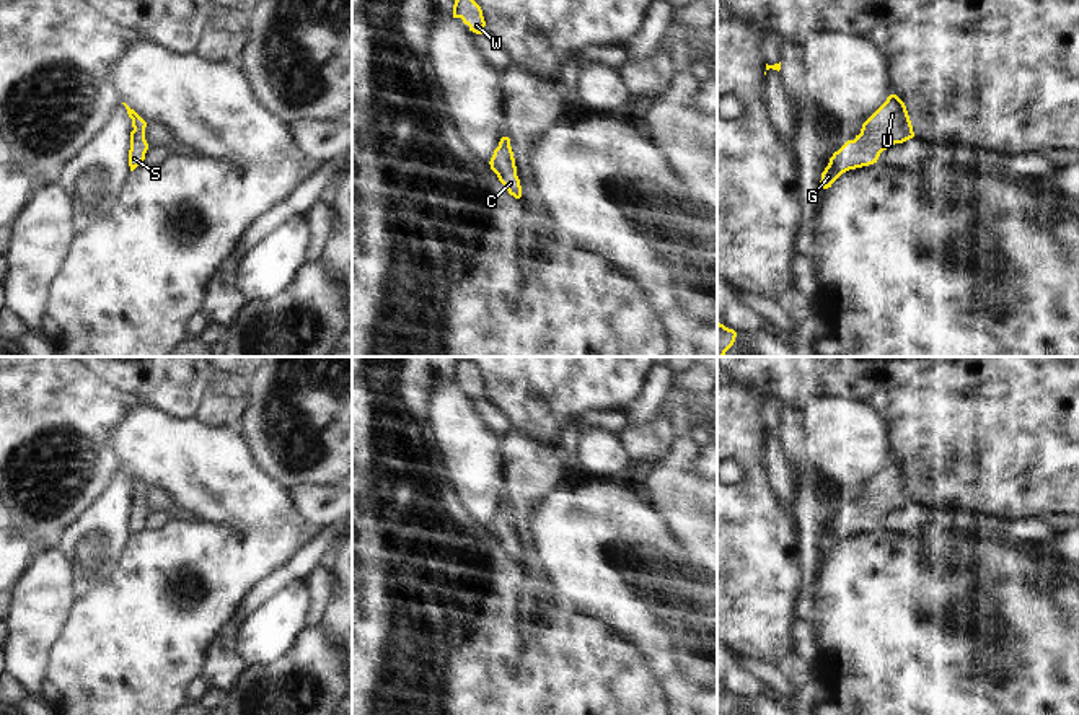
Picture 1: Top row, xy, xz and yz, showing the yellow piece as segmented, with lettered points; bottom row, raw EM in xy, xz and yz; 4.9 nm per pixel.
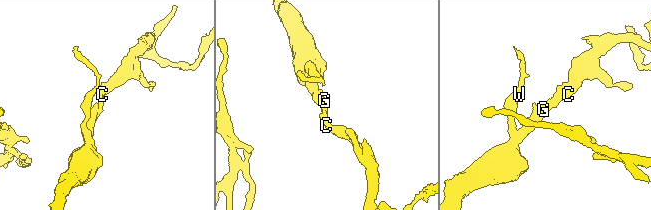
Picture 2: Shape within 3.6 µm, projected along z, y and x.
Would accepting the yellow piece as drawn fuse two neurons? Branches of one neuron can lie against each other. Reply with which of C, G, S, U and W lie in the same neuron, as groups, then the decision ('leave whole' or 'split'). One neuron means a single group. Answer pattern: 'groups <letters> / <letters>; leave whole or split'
groups C G S U W; leave whole

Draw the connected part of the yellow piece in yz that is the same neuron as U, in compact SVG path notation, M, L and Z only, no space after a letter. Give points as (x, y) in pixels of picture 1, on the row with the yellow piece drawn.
M890 94L862 124L861 134L833 153L828 166L821 173L820 182L823 189L831 187L849 169L877 163L883 150L913 137L914 132L905 103L896 94Z

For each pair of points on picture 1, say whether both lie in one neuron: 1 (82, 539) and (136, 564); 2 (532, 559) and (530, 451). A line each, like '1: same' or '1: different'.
1: different
2: same

